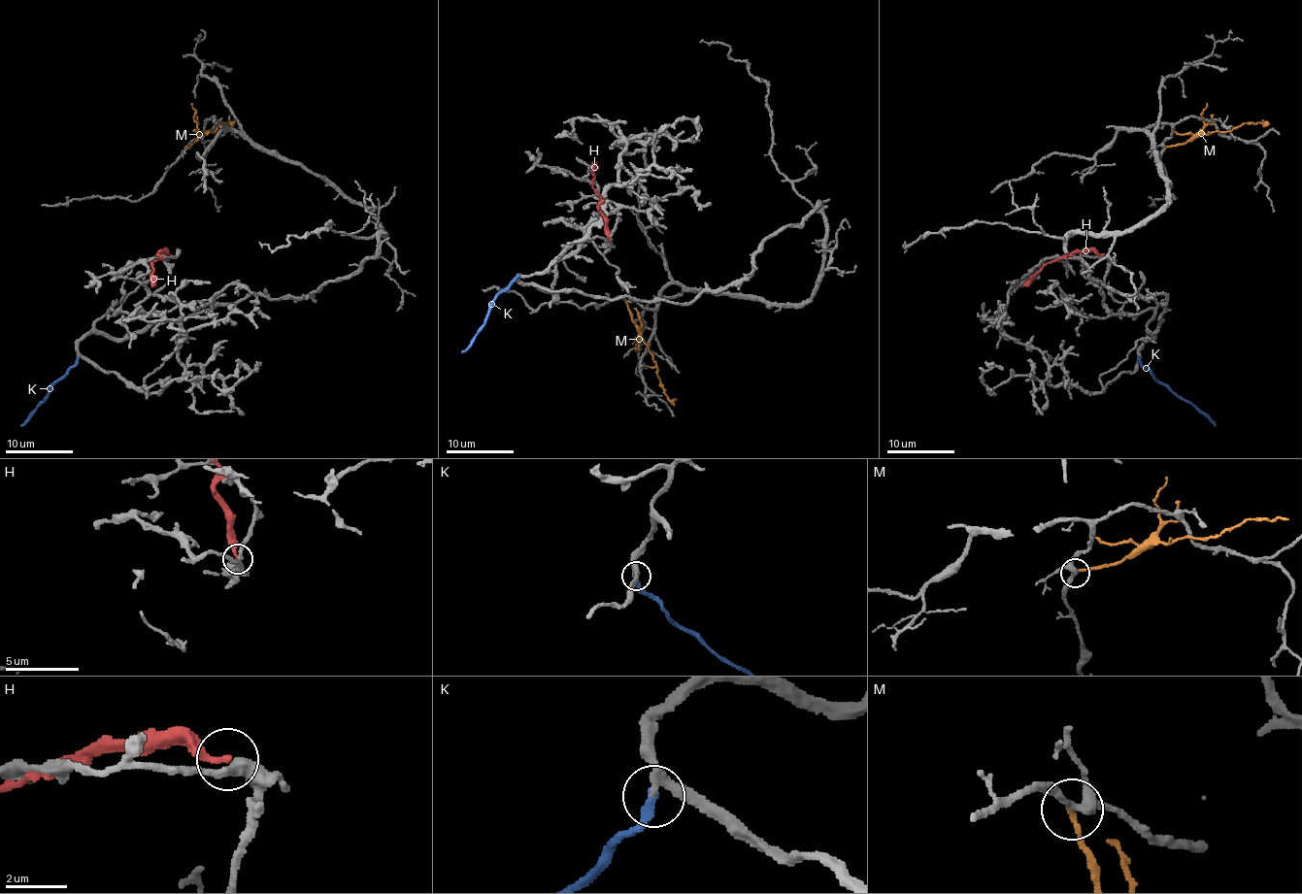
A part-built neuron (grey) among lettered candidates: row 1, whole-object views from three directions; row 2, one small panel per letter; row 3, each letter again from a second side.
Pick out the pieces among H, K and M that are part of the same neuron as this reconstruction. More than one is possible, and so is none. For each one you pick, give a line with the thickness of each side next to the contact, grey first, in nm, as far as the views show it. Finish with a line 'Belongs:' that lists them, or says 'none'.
K: calibres 260 and 280 nm
Belongs: K

